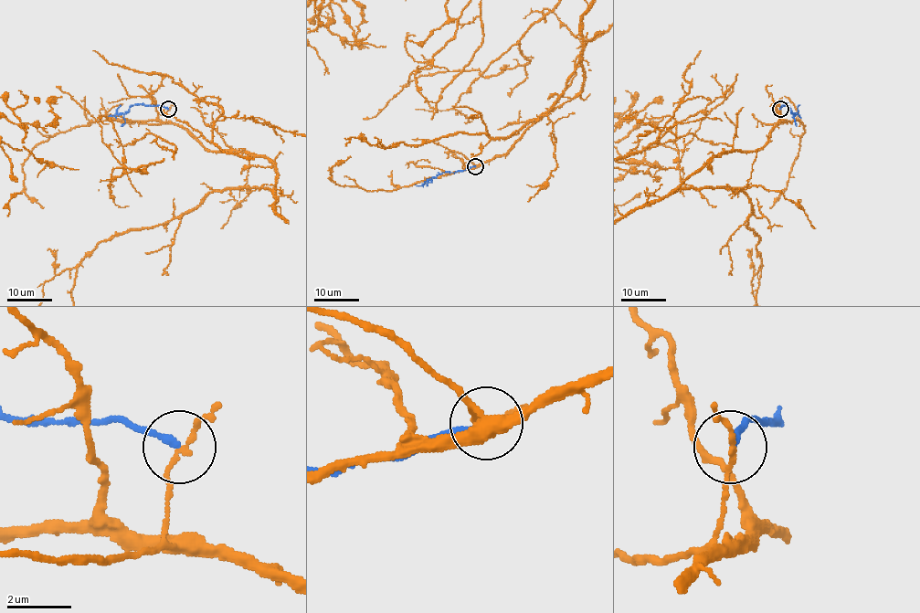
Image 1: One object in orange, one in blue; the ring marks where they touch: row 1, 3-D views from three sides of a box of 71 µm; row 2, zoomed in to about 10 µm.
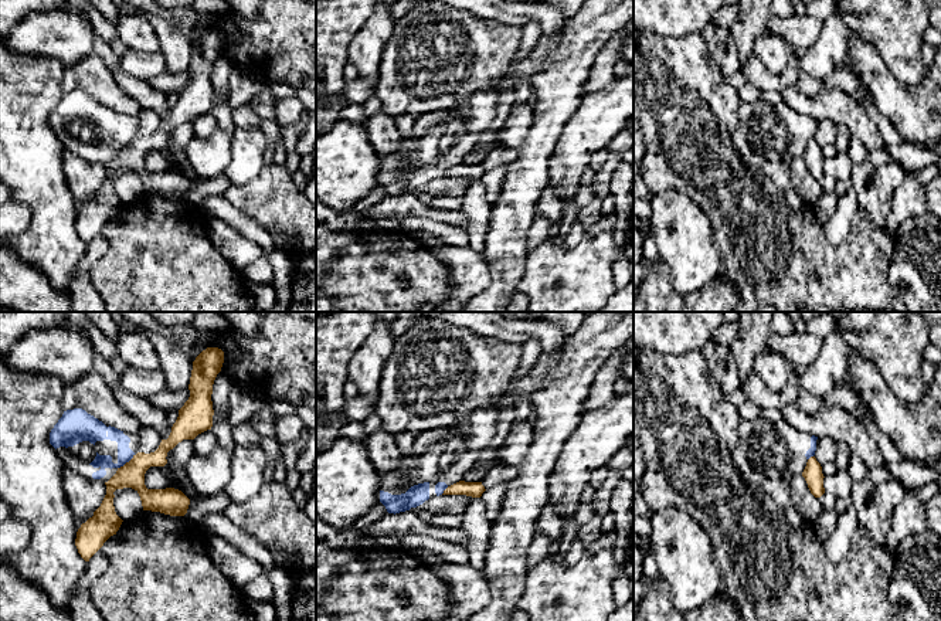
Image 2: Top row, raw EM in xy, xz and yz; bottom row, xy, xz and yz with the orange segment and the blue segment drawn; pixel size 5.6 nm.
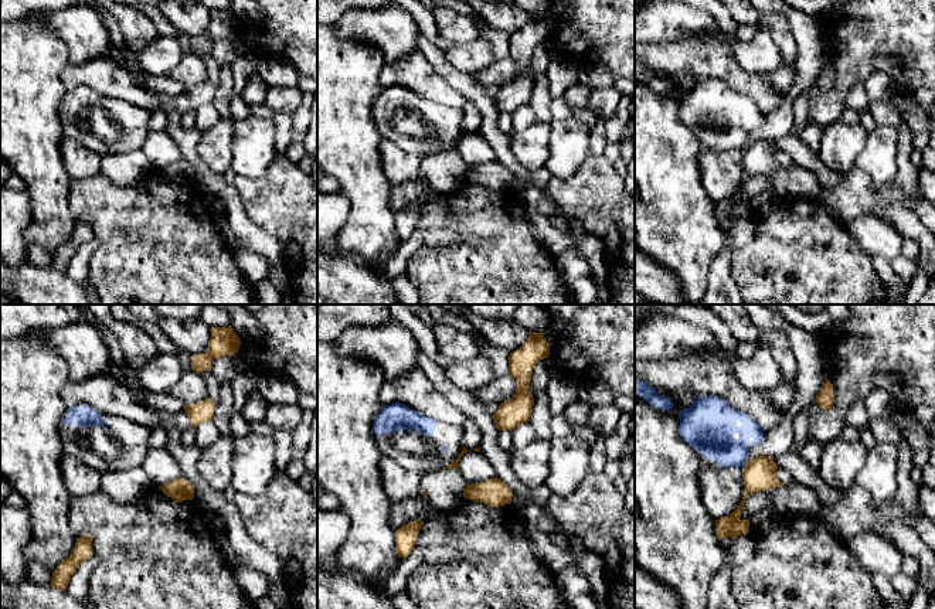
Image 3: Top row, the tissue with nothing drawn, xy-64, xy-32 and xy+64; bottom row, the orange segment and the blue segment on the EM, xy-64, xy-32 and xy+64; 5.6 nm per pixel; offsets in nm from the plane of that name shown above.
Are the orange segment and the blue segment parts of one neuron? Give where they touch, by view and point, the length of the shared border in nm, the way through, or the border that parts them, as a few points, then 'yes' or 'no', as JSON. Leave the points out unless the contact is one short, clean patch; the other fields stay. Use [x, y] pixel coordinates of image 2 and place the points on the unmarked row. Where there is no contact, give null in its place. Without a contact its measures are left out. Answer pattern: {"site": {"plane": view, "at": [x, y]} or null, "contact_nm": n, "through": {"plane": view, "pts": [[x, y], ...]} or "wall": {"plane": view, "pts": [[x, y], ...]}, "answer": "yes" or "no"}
{"site": {"plane": "xy", "at": [126, 145]}, "contact_nm": 130, "wall": {"plane": "xy", "pts": [[133, 136], [118, 150]]}, "answer": "no"}

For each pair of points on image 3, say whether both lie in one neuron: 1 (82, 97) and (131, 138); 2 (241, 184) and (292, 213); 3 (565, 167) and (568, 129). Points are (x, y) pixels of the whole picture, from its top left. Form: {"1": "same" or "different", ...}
{"1": "same", "2": "same", "3": "same"}

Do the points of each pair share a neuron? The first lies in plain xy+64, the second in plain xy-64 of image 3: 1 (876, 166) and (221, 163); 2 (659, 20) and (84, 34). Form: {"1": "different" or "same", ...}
{"1": "different", "2": "same"}

